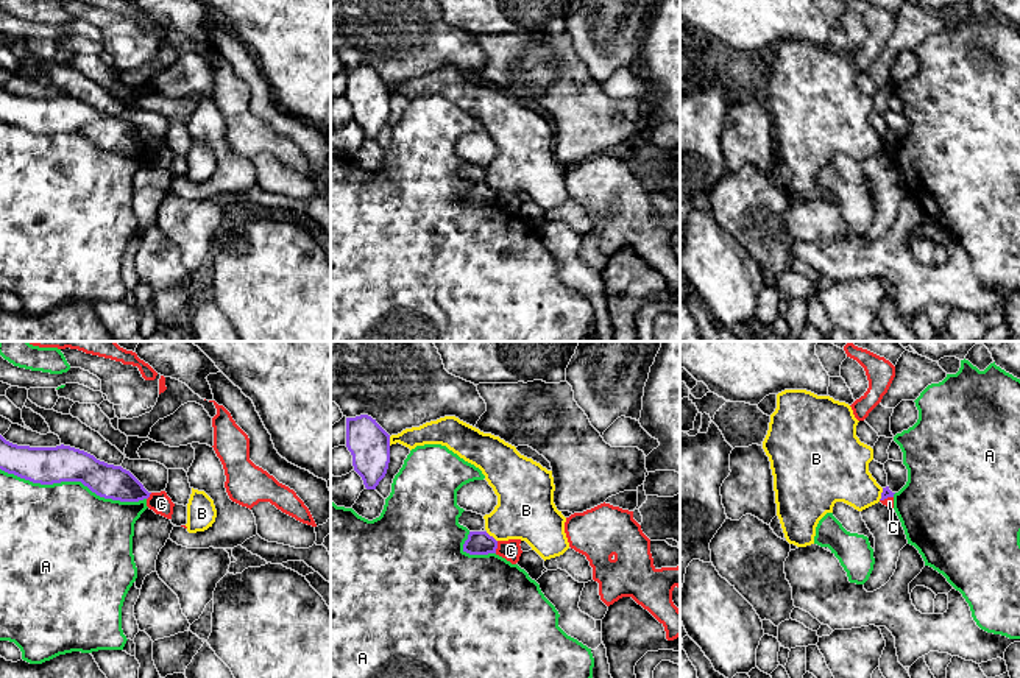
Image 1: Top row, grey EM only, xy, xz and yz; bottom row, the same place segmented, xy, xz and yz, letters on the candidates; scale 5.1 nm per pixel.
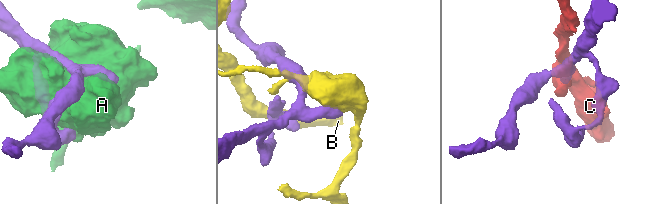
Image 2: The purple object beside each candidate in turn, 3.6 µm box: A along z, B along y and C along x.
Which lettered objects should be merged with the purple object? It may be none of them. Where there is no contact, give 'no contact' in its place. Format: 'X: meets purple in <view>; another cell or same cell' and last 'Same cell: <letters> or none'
A: meets purple in xy; another cell
B: meets purple in xz; another cell
C: meets purple in xz; another cell
Same cell: none

